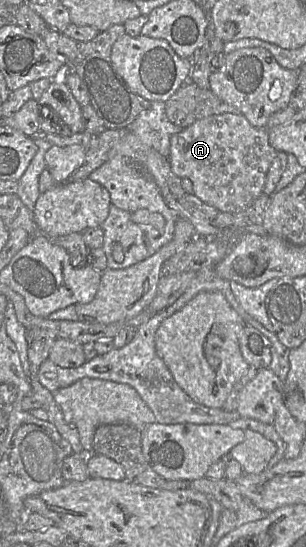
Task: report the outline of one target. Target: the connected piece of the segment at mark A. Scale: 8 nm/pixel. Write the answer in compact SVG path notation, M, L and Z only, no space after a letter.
M225 113L199 119L193 124L183 128L180 132L173 134L170 138L168 161L170 163L172 172L176 176L178 176L180 179L188 178L192 182L192 193L201 201L215 207L221 212L238 214L245 211L263 193L267 172L277 153L278 151L276 151L269 143L269 132L267 128L257 128L252 126L242 114Z

